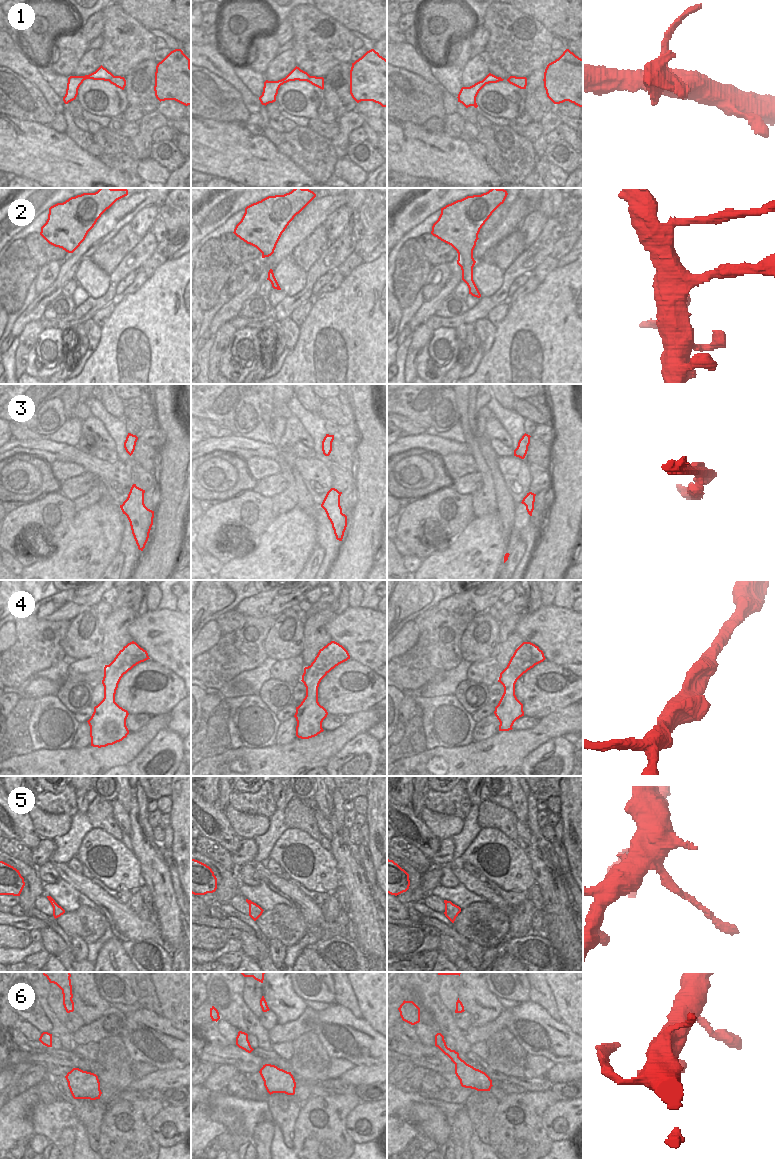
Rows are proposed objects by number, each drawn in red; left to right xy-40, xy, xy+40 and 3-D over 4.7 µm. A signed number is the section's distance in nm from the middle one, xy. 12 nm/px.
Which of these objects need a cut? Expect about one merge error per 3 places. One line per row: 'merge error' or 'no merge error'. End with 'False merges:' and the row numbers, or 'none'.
1: no merge error
2: merge error
3: no merge error
4: no merge error
5: merge error
6: no merge error
False merges: 2, 5

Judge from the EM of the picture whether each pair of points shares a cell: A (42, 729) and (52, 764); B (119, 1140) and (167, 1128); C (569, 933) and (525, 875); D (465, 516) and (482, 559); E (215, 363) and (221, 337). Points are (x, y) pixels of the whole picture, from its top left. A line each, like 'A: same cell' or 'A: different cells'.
A: different cells
B: different cells
C: different cells
D: different cells
E: same cell

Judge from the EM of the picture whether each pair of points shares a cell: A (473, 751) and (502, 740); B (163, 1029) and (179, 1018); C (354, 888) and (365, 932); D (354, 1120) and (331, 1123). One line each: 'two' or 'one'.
A: one
B: two
C: one
D: two

